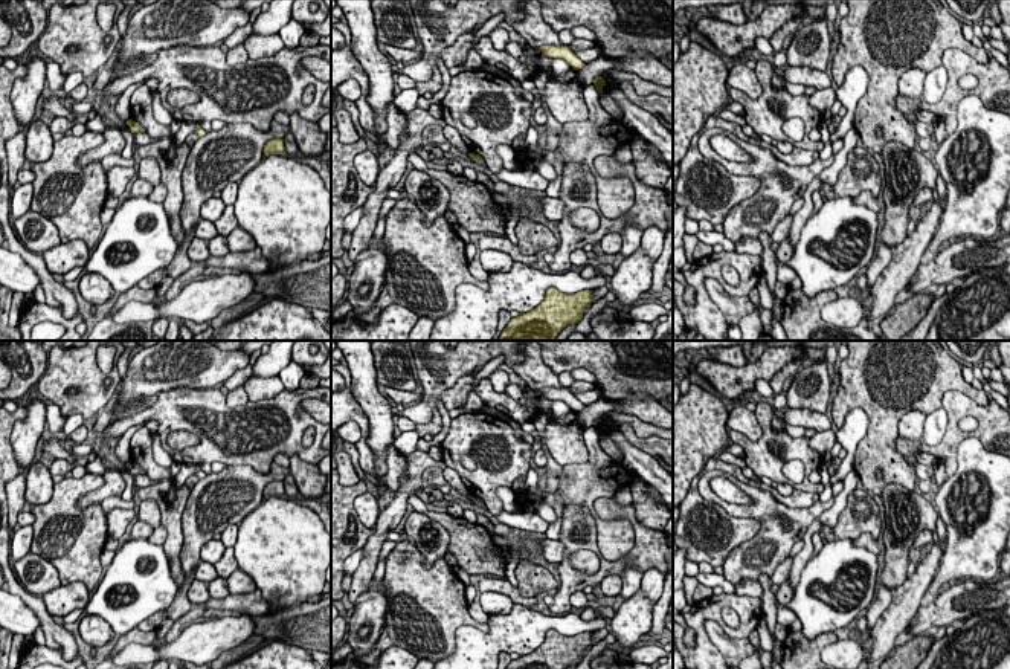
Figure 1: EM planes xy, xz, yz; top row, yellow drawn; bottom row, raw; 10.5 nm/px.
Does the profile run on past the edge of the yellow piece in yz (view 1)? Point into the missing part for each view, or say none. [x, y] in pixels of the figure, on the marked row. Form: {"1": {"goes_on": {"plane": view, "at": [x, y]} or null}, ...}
{"1": {"goes_on": null}}

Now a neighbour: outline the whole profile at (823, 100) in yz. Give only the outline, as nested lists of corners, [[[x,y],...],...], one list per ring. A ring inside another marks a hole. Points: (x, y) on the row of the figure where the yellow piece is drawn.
[[[830,86],[827,89],[818,90],[809,98],[809,104],[819,112],[822,121],[831,119],[831,105],[836,99],[836,90]]]

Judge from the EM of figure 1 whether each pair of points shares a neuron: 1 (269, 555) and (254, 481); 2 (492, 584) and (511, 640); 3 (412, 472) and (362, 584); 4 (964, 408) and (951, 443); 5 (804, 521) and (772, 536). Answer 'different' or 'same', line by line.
1: different
2: different
3: same
4: same
5: same

